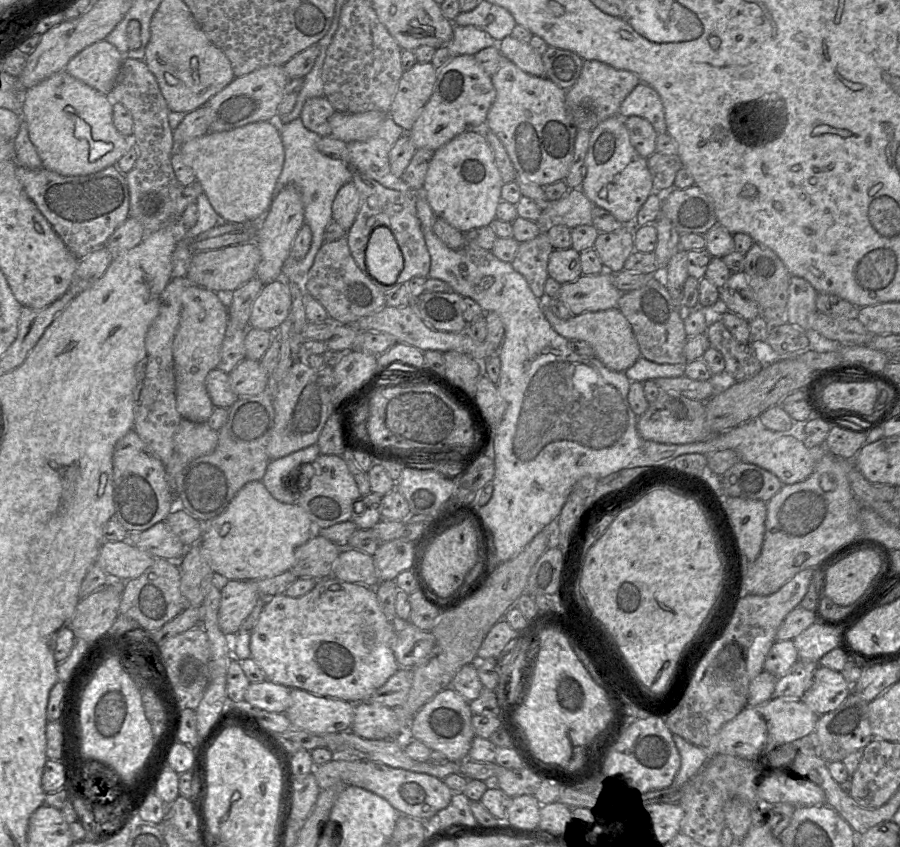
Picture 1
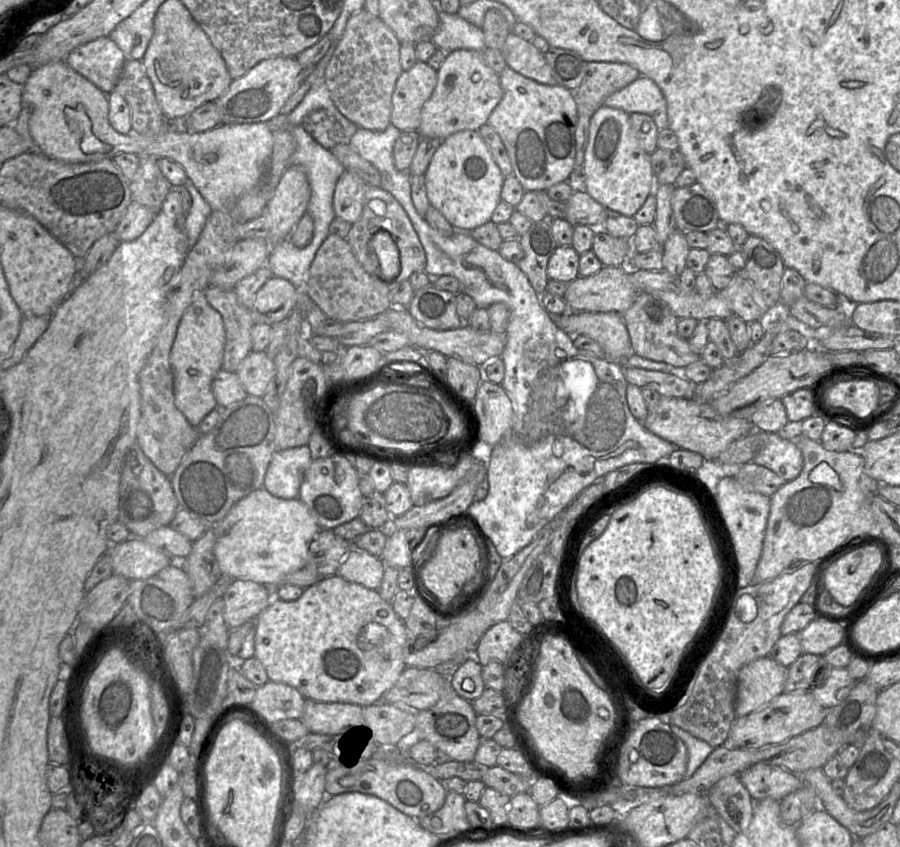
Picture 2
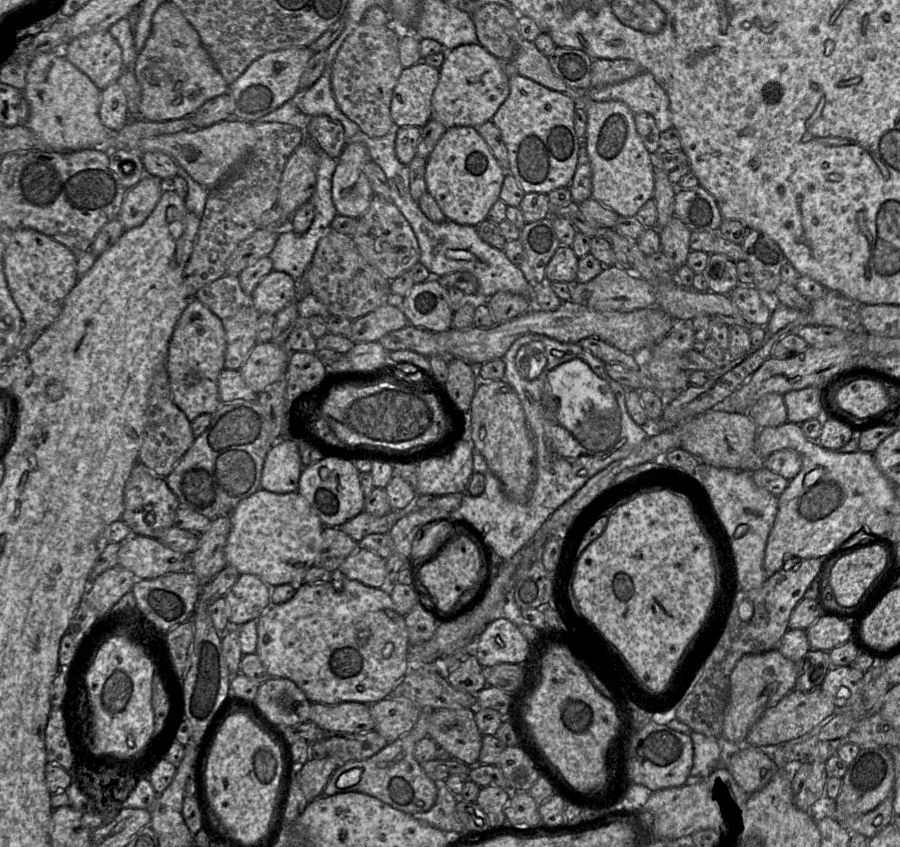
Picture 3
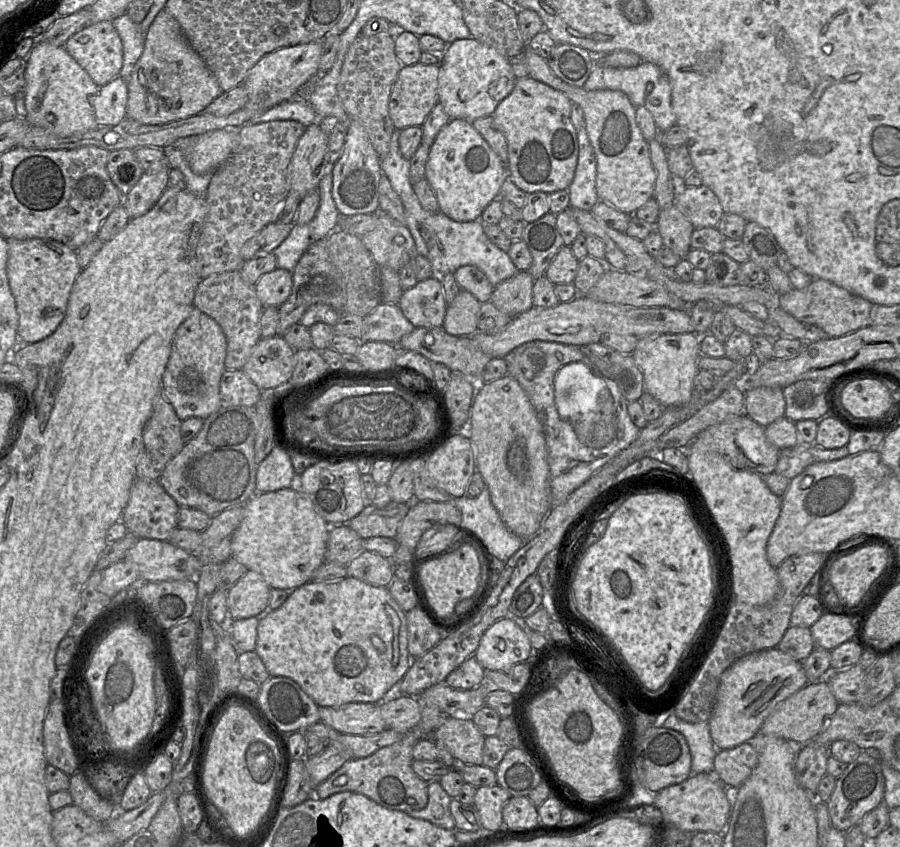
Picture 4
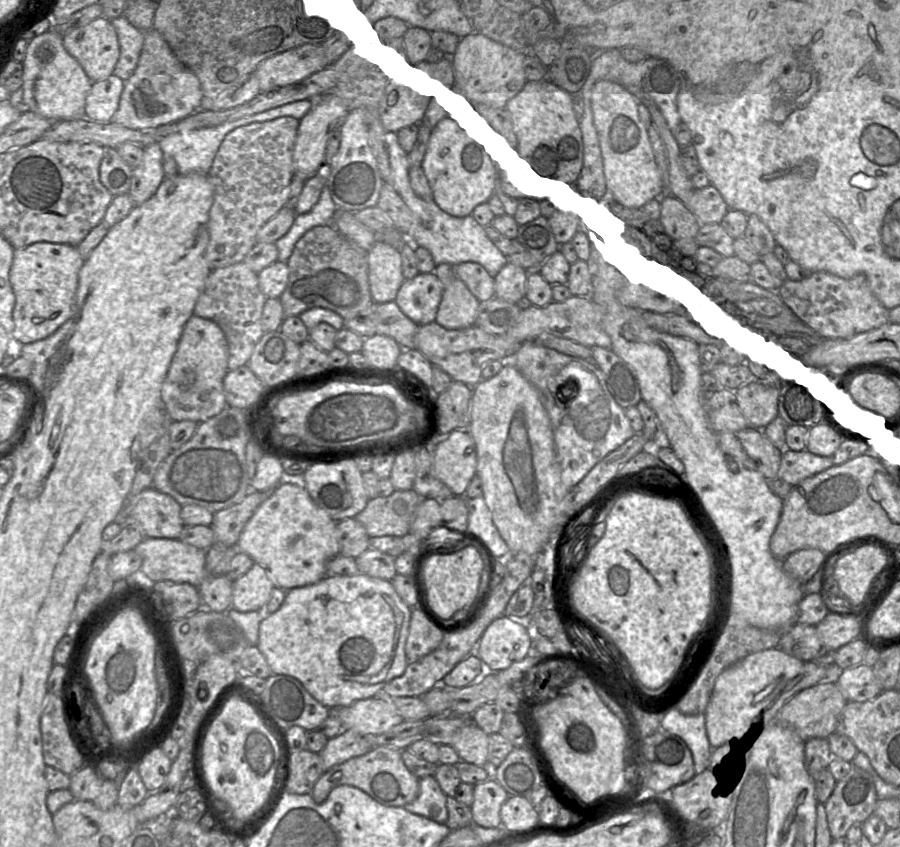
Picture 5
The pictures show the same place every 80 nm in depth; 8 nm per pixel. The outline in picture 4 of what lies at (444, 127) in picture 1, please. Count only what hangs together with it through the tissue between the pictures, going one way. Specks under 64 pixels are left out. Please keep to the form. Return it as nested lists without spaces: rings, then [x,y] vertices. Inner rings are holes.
[[[458,39],[447,44],[441,54],[438,102],[450,119],[469,122],[494,113],[498,104],[513,90],[516,77],[509,59],[474,39]]]

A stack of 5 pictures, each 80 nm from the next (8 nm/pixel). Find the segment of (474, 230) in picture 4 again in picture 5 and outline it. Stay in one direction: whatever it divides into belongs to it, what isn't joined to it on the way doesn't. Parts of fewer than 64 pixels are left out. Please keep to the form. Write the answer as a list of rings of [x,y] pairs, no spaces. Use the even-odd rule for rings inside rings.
[[[387,131],[386,141],[389,147],[392,186],[413,216],[412,225],[406,235],[407,239],[416,247],[426,248],[436,266],[442,263],[456,266],[460,263],[475,262],[481,264],[491,276],[495,277],[510,258],[490,240],[486,227],[480,225],[472,214],[464,217],[452,216],[440,209],[434,200],[425,201],[417,196],[410,183],[408,154],[398,141],[398,132]]]

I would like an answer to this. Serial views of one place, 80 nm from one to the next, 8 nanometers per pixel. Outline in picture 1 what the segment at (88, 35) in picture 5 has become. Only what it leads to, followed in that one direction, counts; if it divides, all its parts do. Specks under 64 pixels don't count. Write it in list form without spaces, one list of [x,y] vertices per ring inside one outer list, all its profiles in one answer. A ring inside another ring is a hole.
[[[102,40],[75,55],[64,70],[98,92],[109,95],[123,61],[124,56],[119,50]]]

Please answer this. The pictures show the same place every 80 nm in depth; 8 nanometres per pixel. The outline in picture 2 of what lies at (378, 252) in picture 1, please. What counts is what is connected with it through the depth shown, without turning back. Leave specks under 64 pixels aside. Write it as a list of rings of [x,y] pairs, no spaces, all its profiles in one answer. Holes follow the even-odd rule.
[[[385,230],[377,231],[369,241],[370,249],[375,253],[384,283],[394,280],[400,272],[399,249]]]

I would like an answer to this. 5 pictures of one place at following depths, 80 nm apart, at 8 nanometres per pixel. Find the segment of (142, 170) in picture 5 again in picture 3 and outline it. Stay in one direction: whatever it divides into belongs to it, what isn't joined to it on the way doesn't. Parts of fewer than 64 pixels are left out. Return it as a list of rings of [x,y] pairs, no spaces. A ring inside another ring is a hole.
[[[144,175],[131,189],[127,190],[119,216],[125,230],[141,226],[152,213],[164,190],[166,183],[152,175]]]

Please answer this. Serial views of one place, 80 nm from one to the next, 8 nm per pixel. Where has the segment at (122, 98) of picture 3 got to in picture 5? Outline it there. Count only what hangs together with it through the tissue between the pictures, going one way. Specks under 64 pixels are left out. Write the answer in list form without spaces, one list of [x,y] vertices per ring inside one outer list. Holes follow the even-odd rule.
[[[114,73],[107,79],[92,82],[86,97],[85,117],[88,119],[109,122],[118,110],[125,81]]]

